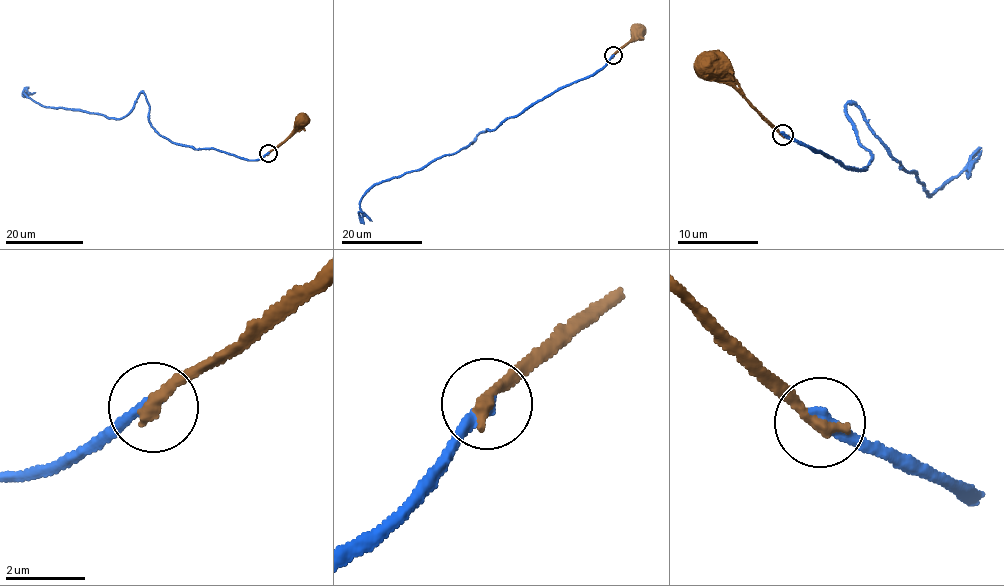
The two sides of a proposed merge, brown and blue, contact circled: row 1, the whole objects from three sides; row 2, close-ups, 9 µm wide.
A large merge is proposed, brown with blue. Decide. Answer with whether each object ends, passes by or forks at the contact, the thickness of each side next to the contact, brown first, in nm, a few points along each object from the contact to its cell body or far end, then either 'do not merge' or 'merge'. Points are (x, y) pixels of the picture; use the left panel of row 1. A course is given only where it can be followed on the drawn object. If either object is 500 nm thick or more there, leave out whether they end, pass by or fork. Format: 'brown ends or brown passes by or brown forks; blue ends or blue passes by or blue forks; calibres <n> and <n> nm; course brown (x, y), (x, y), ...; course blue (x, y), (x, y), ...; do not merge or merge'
brown ends; blue ends; calibres 360 and 320 nm; course brown (268, 153), (301, 120); course blue (268, 153), (248, 160), (171, 142), (151, 125), (142, 91), (117, 118), (42, 105), (23, 94), (35, 92); do not merge

